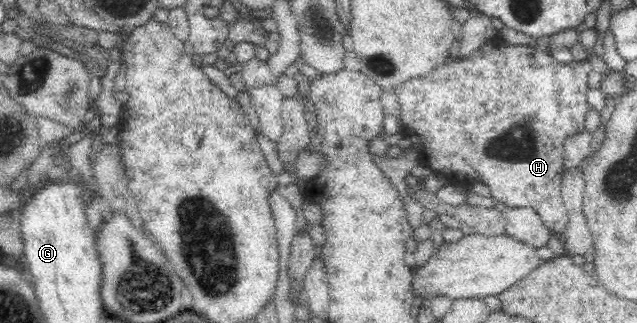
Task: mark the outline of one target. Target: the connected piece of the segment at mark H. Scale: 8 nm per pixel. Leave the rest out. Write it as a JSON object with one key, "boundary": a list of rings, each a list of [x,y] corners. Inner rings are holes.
{"boundary":[[[489,40],[481,48],[475,50],[473,54],[469,54],[468,58],[457,61],[447,59],[439,68],[435,67],[433,72],[429,72],[423,78],[411,79],[394,88],[399,96],[399,122],[403,128],[406,138],[412,142],[412,147],[423,156],[427,156],[427,166],[433,171],[444,173],[447,176],[458,178],[459,180],[469,179],[472,182],[481,181],[485,183],[490,190],[491,198],[503,202],[507,207],[525,208],[531,207],[541,217],[544,224],[554,235],[559,235],[565,226],[567,226],[568,216],[567,209],[562,201],[561,183],[562,174],[564,173],[564,142],[568,136],[581,132],[586,129],[585,115],[588,111],[588,102],[586,92],[588,91],[587,76],[592,71],[589,61],[577,61],[573,59],[569,64],[558,64],[551,55],[548,55],[543,46],[530,45],[507,45],[501,41],[499,46],[495,46],[493,40]]]}

